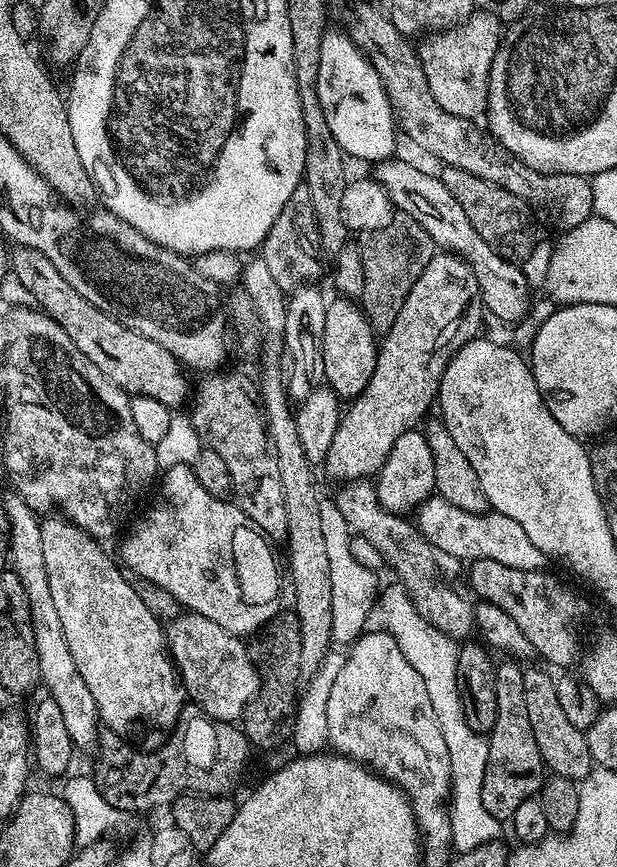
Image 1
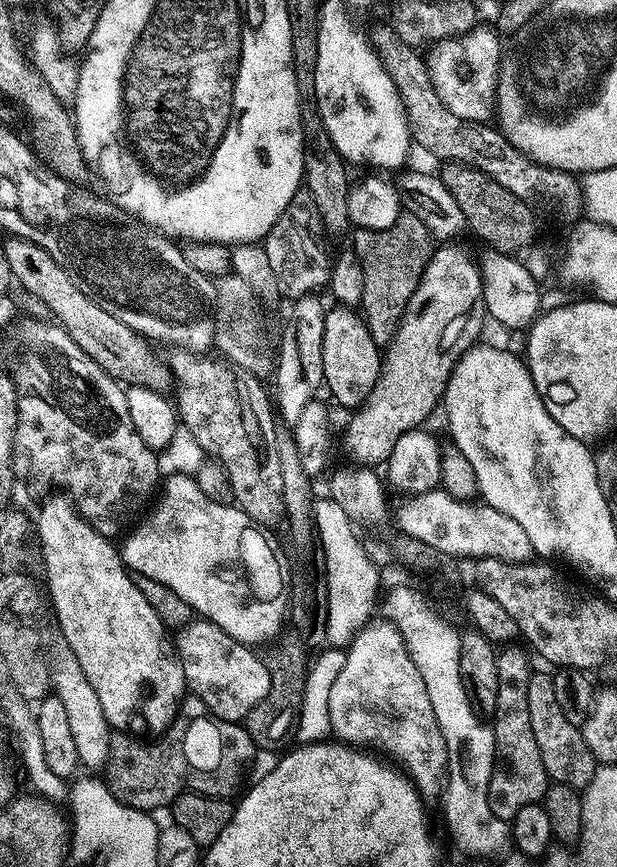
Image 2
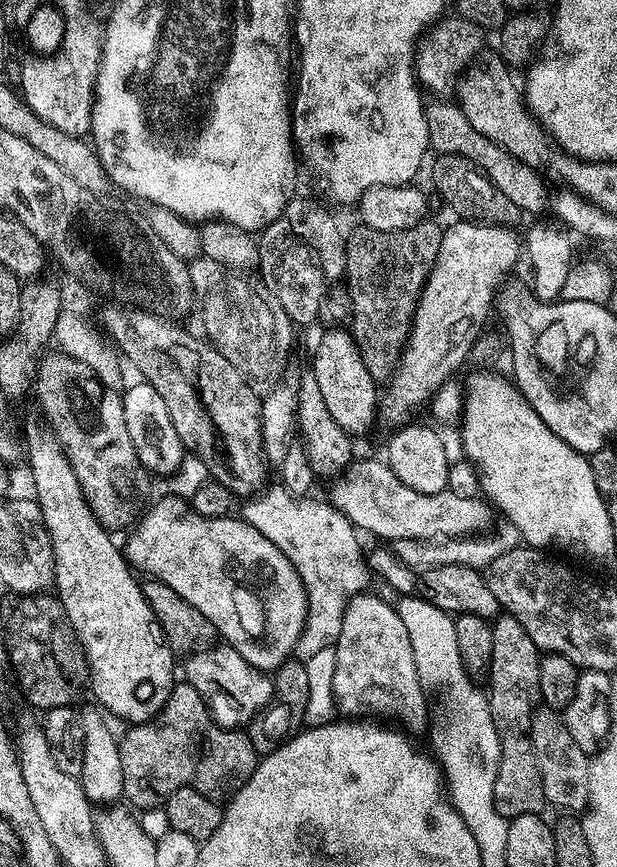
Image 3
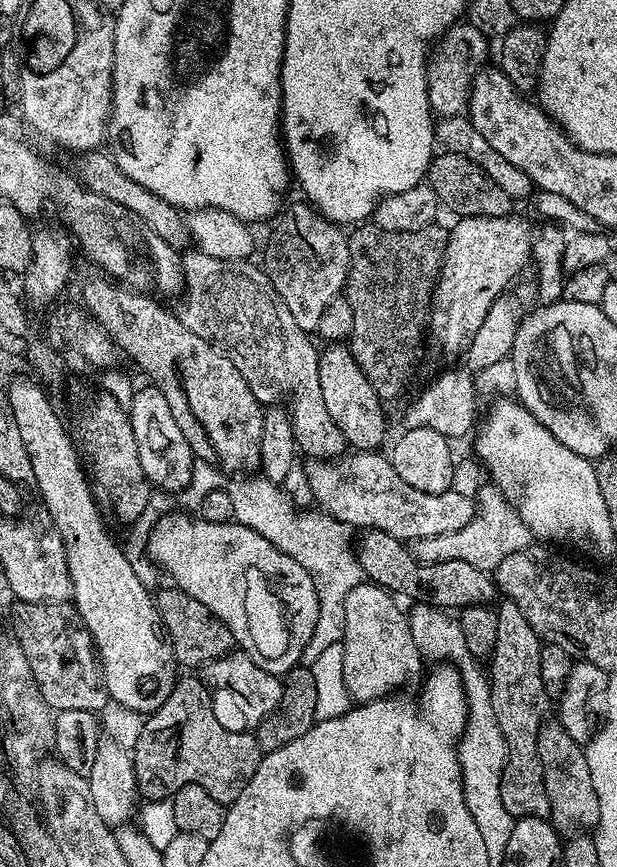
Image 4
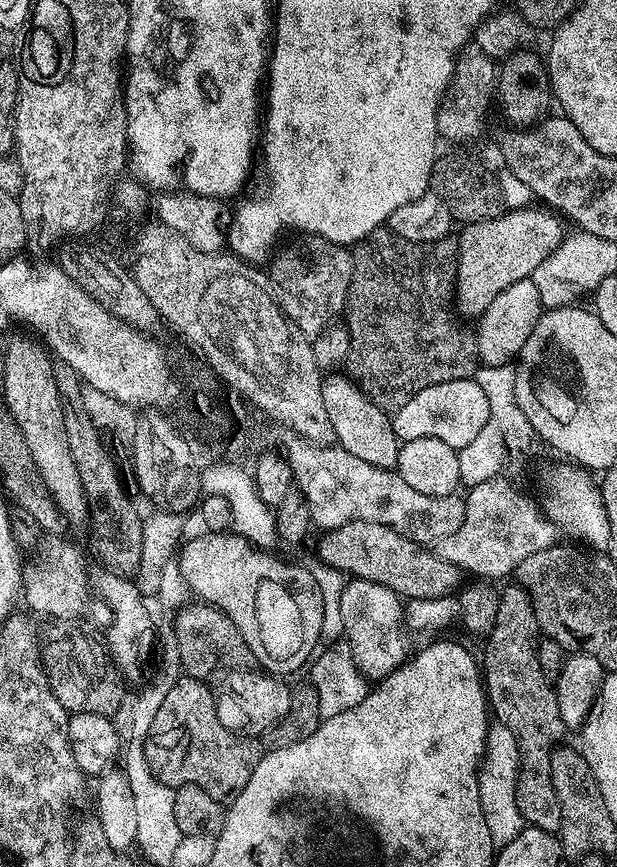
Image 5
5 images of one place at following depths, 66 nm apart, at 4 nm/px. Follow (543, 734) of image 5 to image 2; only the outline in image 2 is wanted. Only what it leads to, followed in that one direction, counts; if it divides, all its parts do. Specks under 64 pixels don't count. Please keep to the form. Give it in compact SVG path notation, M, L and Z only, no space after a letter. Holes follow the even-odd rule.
M509 643L496 653L498 698L496 705L490 709L490 727L496 739L496 763L488 787L488 801L490 810L494 810L498 818L509 822L518 814L518 810L540 804L550 787L546 766L542 766L542 754L538 754L538 742L530 726L530 705L526 702L526 690L534 674L533 657L527 647L519 648L517 644Z

